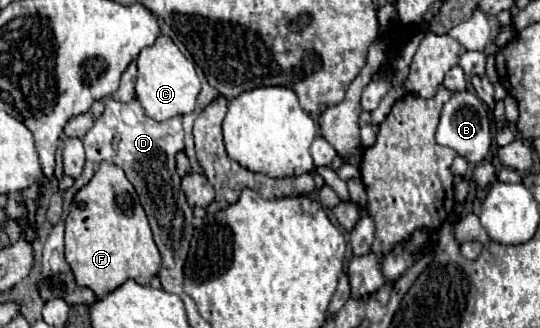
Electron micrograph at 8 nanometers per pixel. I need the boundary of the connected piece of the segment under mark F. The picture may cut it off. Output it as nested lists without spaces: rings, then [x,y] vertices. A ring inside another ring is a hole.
[[[101,163],[97,167],[93,179],[75,195],[69,217],[65,221],[64,242],[65,258],[73,269],[75,281],[81,287],[89,287],[99,297],[109,295],[111,291],[121,287],[127,279],[133,279],[139,285],[149,285],[151,277],[157,275],[157,271],[161,267],[161,255],[153,241],[151,227],[149,227],[145,211],[137,199],[137,193],[133,189],[133,185],[127,181],[125,173],[111,163]]]

